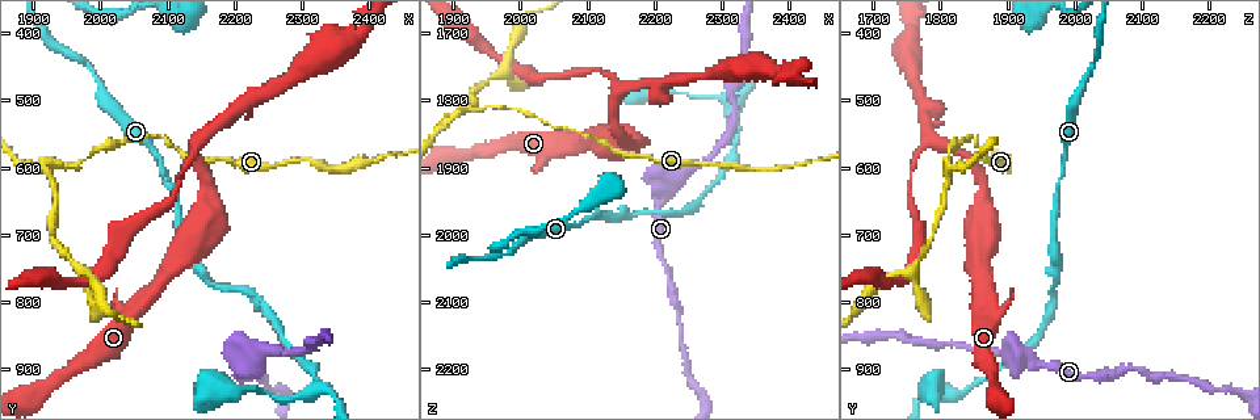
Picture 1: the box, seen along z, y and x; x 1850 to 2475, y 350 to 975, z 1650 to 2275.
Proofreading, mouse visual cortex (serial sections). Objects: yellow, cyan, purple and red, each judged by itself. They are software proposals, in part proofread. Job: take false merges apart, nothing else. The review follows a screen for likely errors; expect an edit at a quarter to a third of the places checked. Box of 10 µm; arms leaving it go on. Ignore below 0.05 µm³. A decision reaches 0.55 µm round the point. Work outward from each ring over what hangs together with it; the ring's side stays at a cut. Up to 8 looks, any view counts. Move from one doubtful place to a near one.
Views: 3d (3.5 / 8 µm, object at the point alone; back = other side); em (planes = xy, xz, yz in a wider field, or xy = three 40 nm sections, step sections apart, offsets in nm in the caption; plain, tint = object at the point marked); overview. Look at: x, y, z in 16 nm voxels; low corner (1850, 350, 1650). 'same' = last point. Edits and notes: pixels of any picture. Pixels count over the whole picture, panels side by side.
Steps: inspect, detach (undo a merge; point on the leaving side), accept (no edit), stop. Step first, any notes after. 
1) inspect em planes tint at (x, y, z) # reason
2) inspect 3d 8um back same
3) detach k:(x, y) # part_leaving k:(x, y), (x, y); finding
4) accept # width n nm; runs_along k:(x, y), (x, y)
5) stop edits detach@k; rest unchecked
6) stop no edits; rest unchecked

inspect 3d 3.5um at (2310, 940, 1805) # abrupt turn

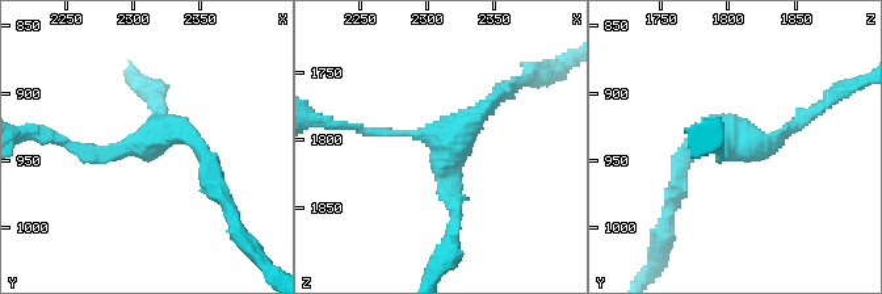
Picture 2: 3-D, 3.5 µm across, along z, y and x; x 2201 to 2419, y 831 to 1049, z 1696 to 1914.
inspect em xy step 1 tint at (2314, 936, 1804) # arms 3; arm_widths 100, 200, 200 nm

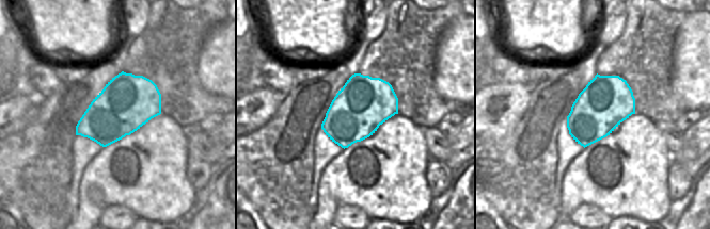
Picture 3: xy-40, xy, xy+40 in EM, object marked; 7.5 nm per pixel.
accept # runs_along 2:(453, 222), (445, 145), (365, 131); one cell here

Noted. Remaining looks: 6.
inspect 3d 8um at (2185, 935, 1780)

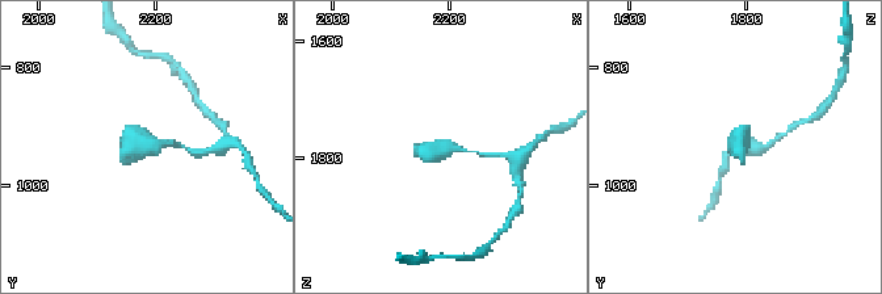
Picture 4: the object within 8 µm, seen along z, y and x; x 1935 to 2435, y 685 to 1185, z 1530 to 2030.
inspect 3d 3.5um same

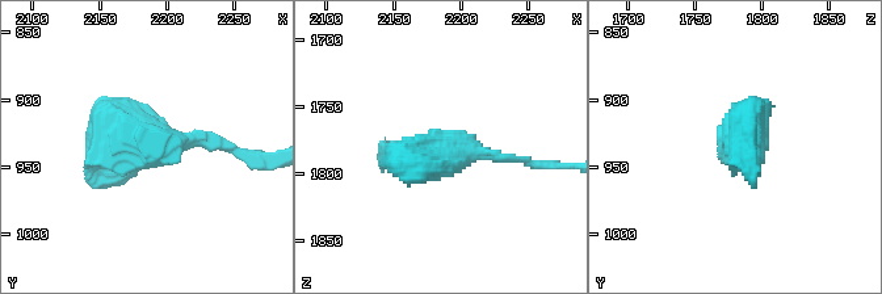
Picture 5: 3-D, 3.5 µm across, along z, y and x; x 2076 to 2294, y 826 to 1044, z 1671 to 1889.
inspect em xy step 5 tint at (2192, 934, 1784)

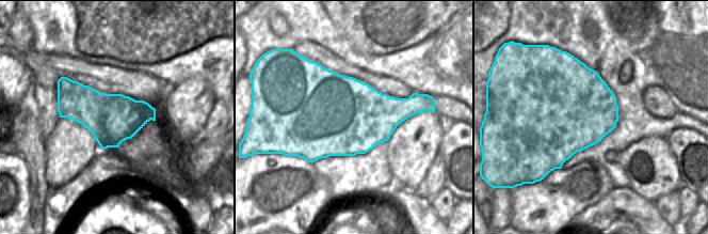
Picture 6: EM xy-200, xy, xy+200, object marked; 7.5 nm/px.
accept # continuous, no second cell

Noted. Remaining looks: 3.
inspect 3d 8um at (1920, 600, 1810)

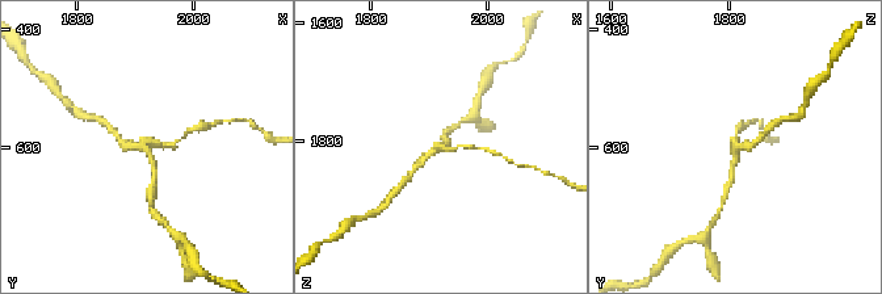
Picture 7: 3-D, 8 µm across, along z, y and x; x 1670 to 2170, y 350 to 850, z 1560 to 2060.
inspect 3d 3.5um same

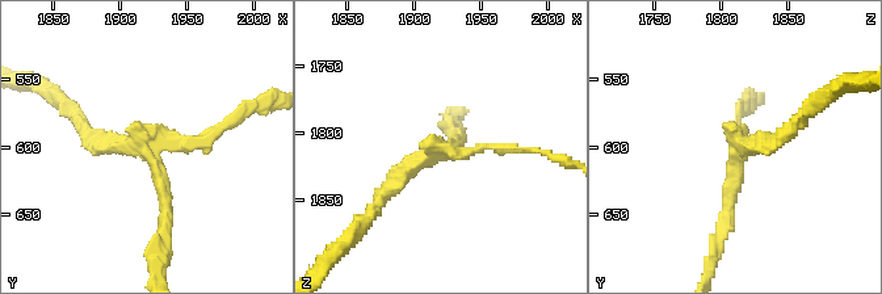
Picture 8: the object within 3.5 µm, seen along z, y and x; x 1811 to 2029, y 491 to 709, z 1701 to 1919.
inspect em planes tint at (1920, 598, 1816) # arms 3; arm_widths 150, 200, 200 nm; now the EM

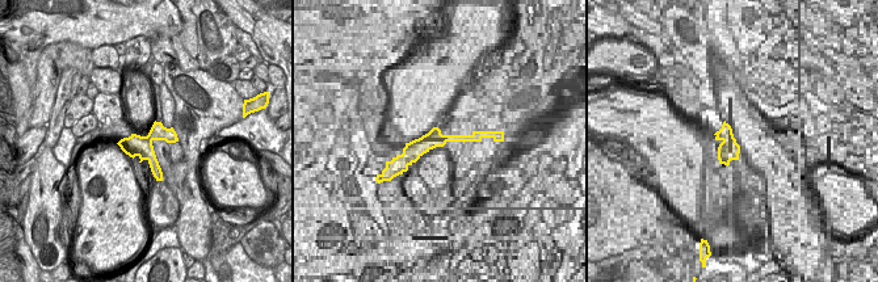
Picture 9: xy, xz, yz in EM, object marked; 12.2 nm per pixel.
detach 8:(733, 197) # border 9:(126, 138), (133, 144), (152, 147); two cells meet here

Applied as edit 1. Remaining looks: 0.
stop edits detach@8; rest unchecked

